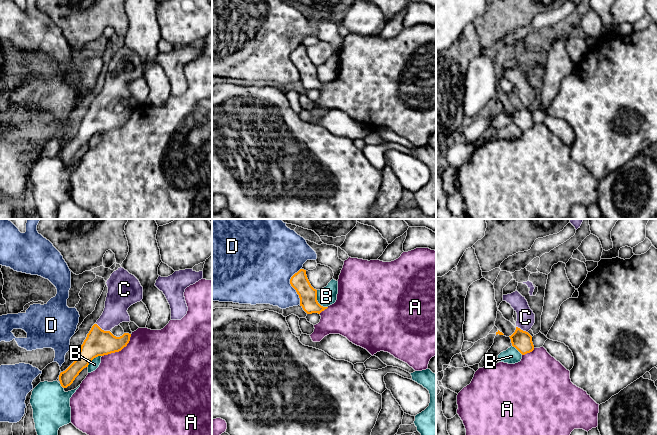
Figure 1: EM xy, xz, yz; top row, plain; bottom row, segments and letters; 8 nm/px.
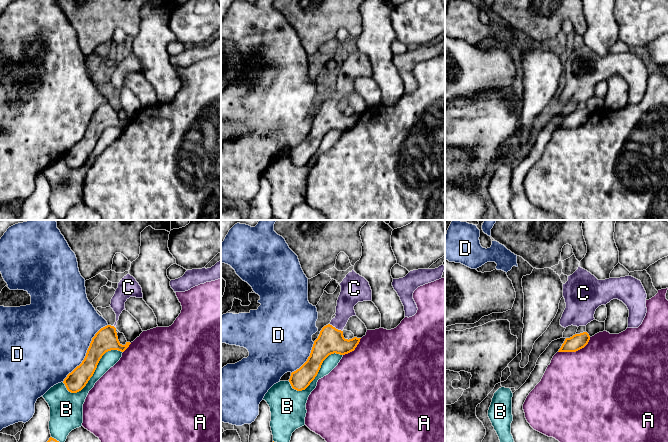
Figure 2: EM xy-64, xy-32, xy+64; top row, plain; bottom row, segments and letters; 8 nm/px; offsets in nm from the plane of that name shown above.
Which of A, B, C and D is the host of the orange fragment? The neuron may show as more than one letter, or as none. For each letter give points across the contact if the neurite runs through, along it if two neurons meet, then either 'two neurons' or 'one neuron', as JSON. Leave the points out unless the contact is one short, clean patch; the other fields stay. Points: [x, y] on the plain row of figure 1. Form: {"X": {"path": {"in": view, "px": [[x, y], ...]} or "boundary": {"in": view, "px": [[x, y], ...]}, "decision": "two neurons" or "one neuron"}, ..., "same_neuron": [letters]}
{"A": {"boundary": {"in": "xy", "px": [[131, 110], [129, 118], [120, 126], [102, 132]]}, "decision": "two neurons"}, "B": {"decision": "two neurons"}, "C": {"path": {"in": "xy", "px": [[98, 118], [103, 106], [117, 79]]}, "decision": "one neuron"}, "D": {"decision": "two neurons"}, "same_neuron": ["C"]}

